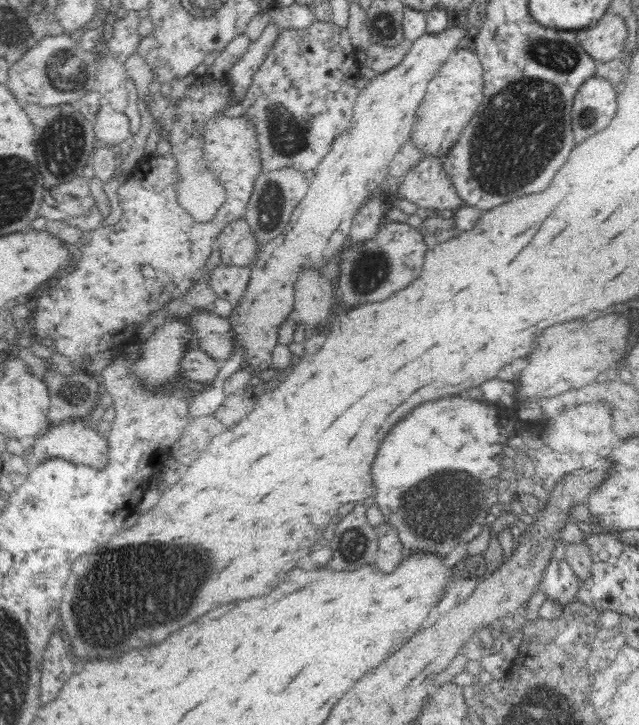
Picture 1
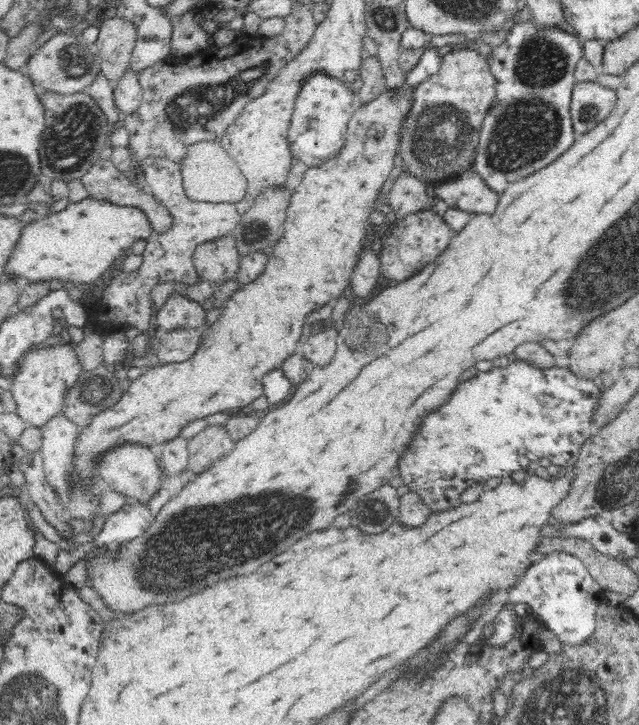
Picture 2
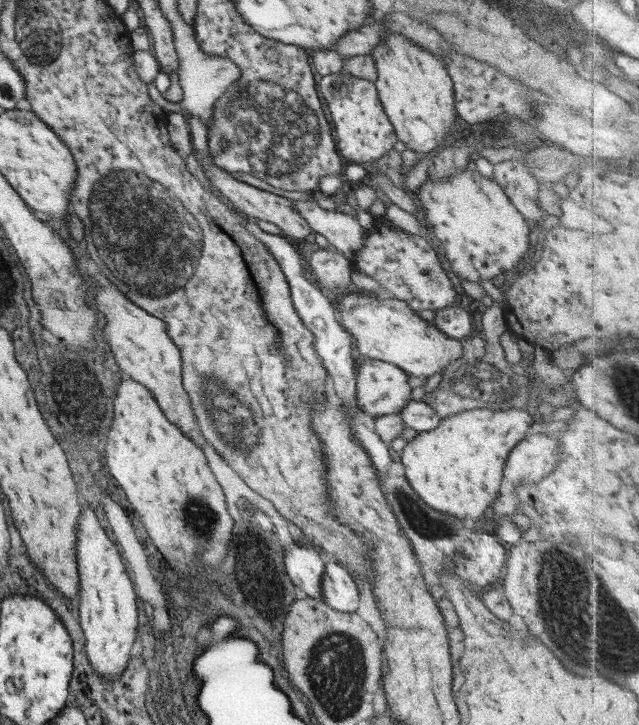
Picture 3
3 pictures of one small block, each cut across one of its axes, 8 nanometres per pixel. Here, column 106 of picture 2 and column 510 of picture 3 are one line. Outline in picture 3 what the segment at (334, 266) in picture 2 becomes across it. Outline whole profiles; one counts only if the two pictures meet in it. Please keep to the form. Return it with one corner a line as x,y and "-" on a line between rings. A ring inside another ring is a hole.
512,407
508,410
496,410
495,408
479,408
470,409
459,412
458,414
447,416
443,418
439,425
434,430
419,432
408,444
401,454
401,463
405,468
405,477
408,479
410,486
415,490
415,493
432,509
455,516
459,519
464,519
468,522
478,524
478,520
484,516
484,512
490,504
496,500
496,497
501,494
500,486
502,486
503,470
505,468
505,462
507,456
510,454
525,436
528,435
531,422
533,421
533,411
524,410
518,407

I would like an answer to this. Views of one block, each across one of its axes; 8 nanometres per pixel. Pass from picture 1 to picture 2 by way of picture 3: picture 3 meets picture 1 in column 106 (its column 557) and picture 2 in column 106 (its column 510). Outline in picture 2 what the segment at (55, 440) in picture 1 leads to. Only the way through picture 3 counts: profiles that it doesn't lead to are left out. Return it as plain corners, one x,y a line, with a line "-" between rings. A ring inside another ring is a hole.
130,442
100,455
95,464
95,472
110,484
112,490
127,496
129,503
136,502
144,505
148,505
153,494
161,488
164,479
163,467
154,449

